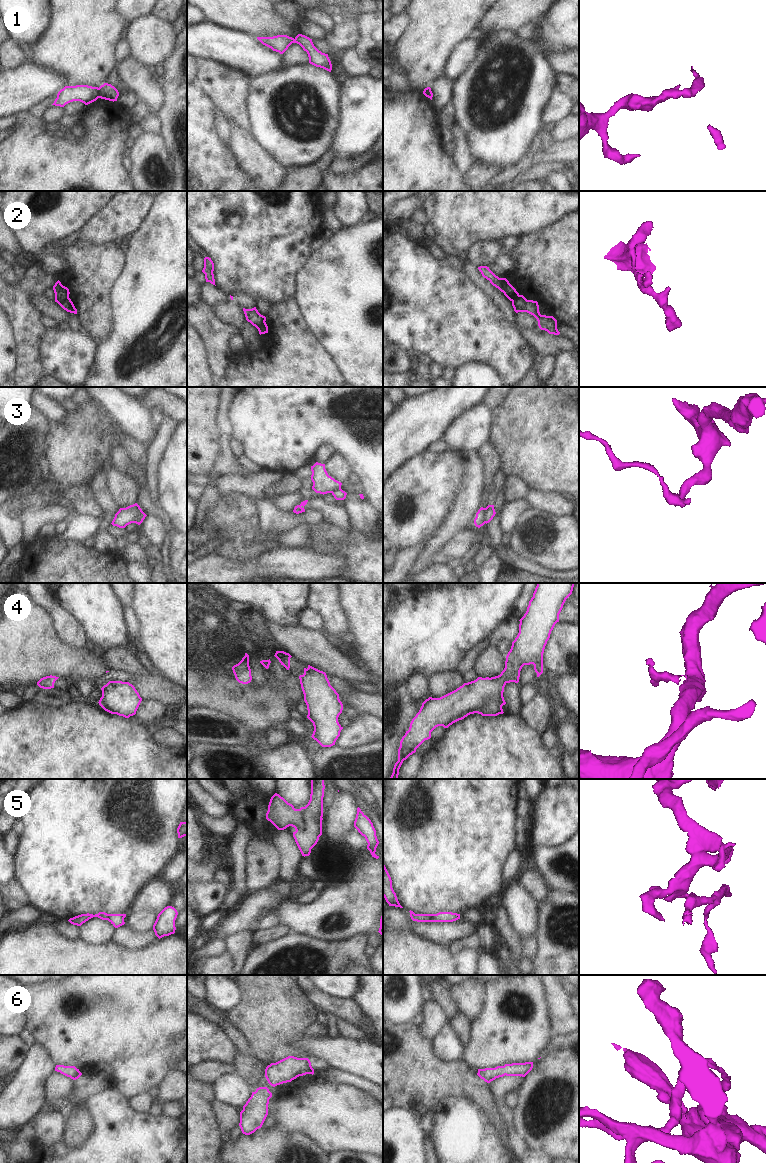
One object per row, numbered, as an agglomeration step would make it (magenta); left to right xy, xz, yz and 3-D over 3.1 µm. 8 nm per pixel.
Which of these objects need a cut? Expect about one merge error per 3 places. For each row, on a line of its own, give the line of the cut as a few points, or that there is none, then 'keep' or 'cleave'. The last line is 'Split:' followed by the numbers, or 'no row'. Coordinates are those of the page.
1: xy (98, 88), (99, 97) | cleave
2: xy (68, 297), (59, 304) | cleave
3: yz (486, 508), (484, 522) | cleave
4: xz (306, 669), (304, 673) | cleave
5: xz (305, 807), (303, 812), (304, 827), (296, 830) | cleave
6: no cut | keep
Split: 1, 2, 3, 4, 5

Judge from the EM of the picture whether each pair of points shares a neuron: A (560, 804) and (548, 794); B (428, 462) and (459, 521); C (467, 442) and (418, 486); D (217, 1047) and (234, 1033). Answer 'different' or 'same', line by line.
A: same
B: different
C: different
D: different

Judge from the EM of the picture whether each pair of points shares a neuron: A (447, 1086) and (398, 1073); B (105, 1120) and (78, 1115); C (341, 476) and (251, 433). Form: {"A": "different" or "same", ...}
{"A": "same", "B": "different", "C": "different"}

